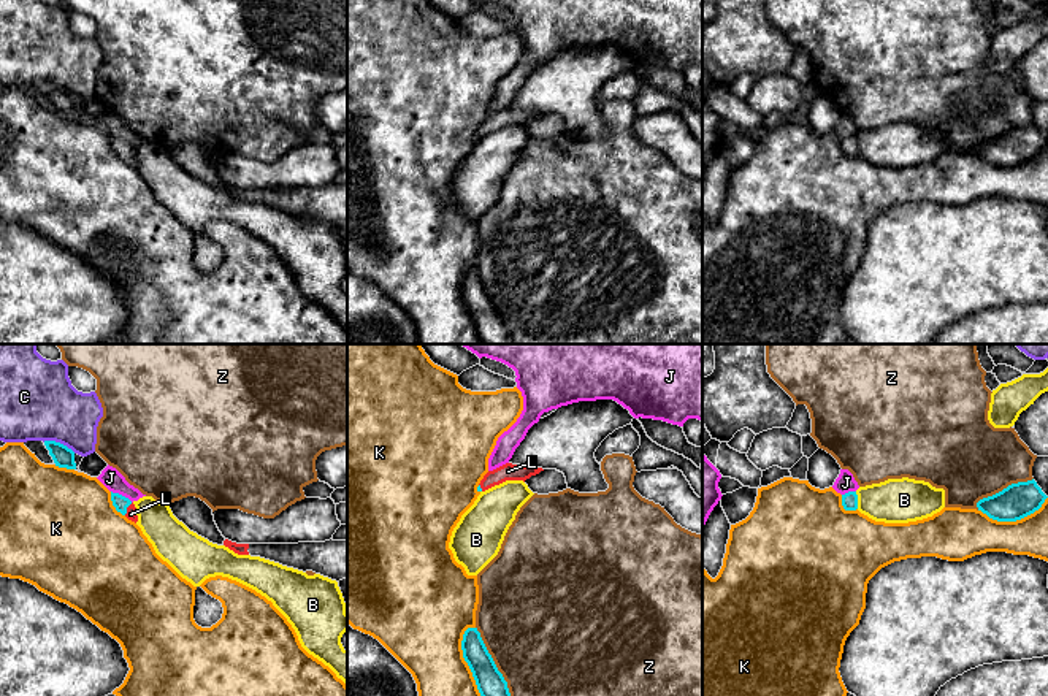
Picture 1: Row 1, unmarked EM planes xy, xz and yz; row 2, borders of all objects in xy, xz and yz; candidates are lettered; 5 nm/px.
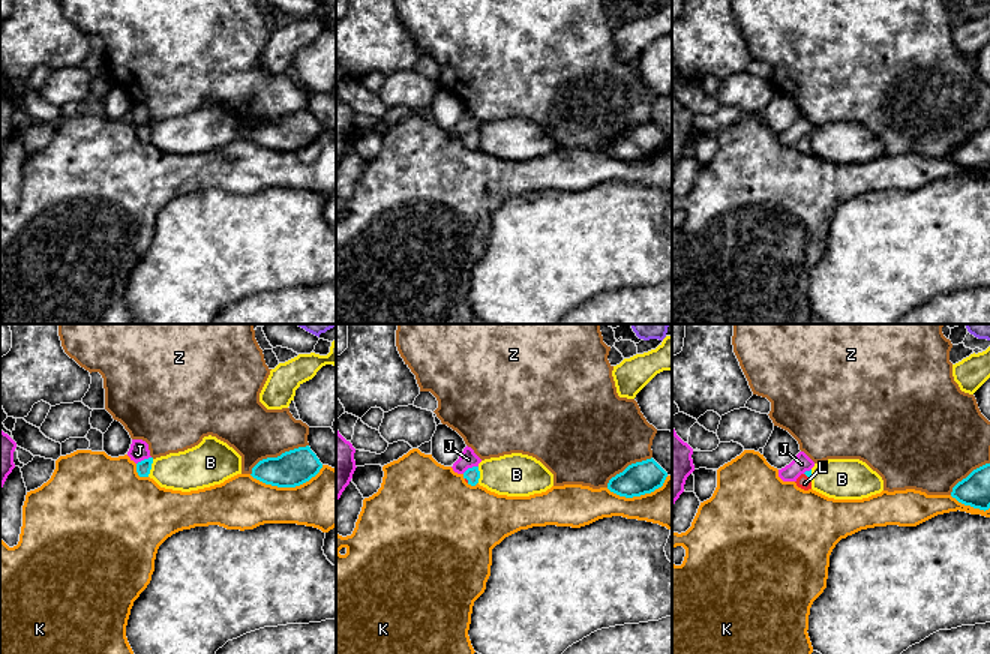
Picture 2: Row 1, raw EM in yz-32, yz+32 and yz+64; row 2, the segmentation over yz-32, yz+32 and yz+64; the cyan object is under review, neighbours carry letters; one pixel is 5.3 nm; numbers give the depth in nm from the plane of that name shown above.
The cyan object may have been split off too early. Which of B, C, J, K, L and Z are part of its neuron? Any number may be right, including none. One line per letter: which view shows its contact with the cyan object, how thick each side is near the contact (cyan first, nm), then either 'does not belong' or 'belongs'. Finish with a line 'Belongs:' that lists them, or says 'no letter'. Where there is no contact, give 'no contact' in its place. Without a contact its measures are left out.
B: meets cyan in yz; 80 nm thick on the cyan side, 220 nm on the other; does not belong
C: meets cyan in xy; 110 nm thick on the cyan side, 380 nm on the other; does not belong
J: meets cyan in xy; 80 nm thick on the cyan side, 100 nm on the other; does not belong
K: meets cyan in xz; 140 nm thick on the cyan side, 380 nm on the other; does not belong
L: meets cyan in xy; 80 nm thick on the cyan side, 50 nm on the other; belongs
Z: meets cyan in xz; 140 nm thick on the cyan side, 500 nm on the other; does not belong
Belongs: L

